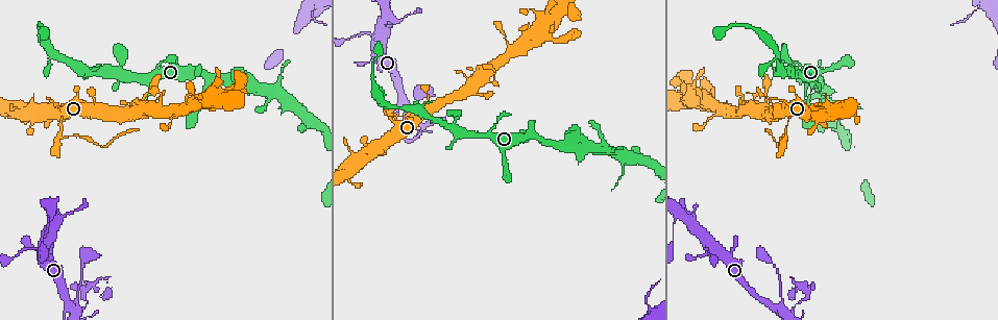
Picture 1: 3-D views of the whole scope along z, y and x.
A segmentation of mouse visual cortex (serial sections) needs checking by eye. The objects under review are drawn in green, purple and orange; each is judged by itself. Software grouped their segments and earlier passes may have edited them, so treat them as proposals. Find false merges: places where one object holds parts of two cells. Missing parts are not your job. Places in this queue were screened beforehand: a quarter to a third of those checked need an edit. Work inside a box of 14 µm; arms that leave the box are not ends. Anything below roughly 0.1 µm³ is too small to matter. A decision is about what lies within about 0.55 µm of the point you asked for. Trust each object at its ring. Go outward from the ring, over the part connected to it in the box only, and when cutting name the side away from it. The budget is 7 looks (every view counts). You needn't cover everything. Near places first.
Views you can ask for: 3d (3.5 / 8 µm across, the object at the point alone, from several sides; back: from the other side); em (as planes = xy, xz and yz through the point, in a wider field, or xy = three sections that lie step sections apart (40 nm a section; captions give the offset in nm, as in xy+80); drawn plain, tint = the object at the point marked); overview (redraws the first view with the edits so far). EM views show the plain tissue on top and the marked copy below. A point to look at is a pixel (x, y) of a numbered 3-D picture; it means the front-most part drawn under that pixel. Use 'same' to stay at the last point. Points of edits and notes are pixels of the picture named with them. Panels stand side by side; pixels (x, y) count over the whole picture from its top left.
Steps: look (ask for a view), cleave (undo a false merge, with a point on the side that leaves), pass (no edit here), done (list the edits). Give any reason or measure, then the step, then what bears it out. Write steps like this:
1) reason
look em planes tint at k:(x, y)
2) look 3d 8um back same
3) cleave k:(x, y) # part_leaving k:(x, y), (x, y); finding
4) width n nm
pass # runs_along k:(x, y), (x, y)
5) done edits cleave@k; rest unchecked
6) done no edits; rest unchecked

narrows sharply
look 3d 8um at 1:(395, 114)

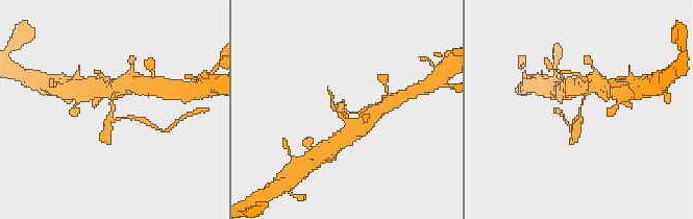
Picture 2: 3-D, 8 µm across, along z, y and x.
now the EM
look em planes tint at 2:(581, 104)

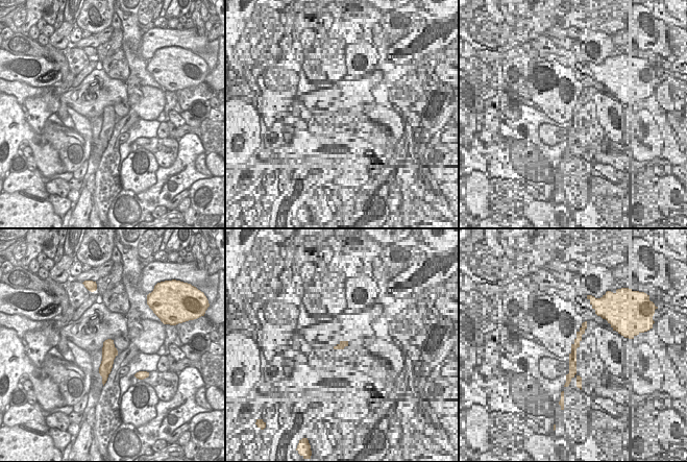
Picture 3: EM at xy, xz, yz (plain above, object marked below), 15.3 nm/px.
cleave 2:(577, 123) # part_leaving 2:(580, 107), (580, 117), (570, 144); a second cell is stuck on

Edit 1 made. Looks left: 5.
look overview

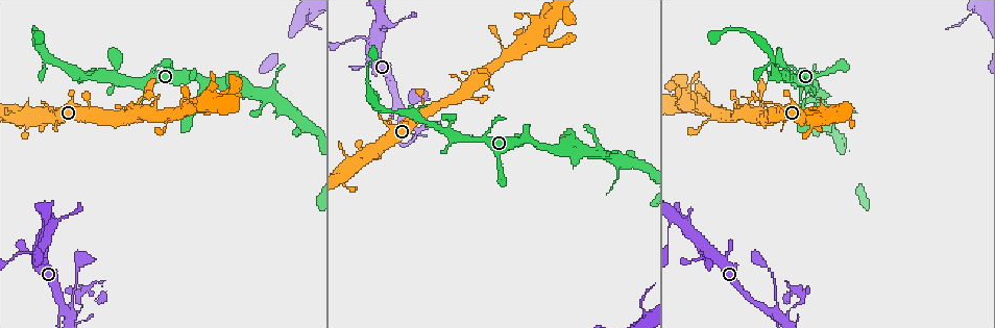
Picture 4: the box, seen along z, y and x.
look 3d 3.5um back at 4:(705, 247)

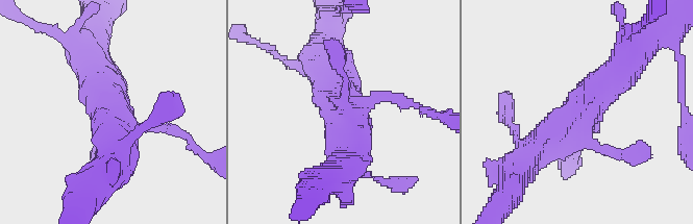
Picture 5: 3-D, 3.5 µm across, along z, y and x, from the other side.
look em xy step 5 tint at 5:(571, 119)

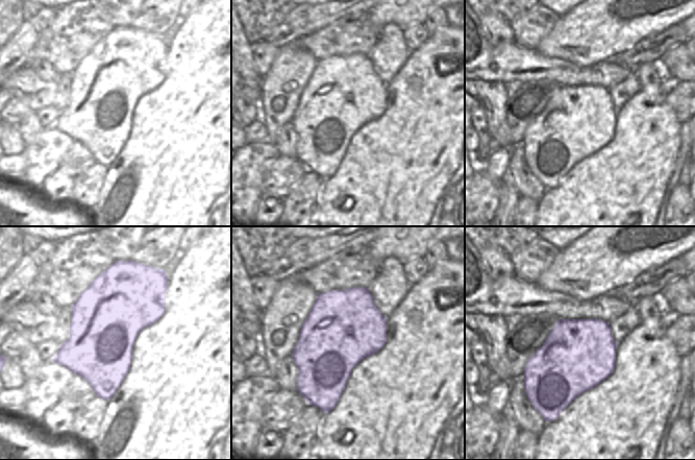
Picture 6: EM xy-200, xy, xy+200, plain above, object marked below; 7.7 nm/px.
look em xy step 2 tint same

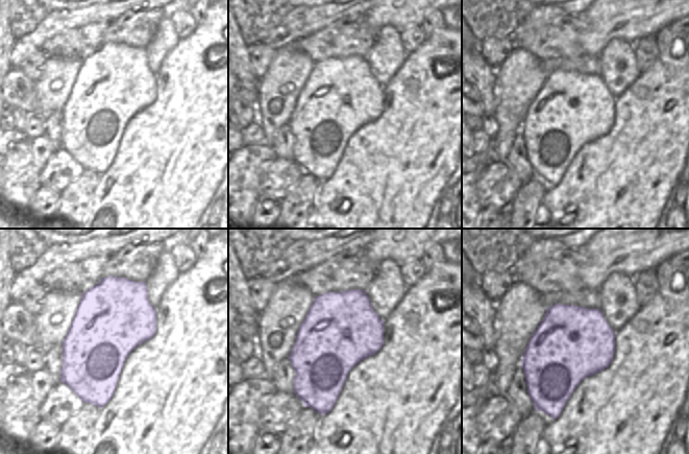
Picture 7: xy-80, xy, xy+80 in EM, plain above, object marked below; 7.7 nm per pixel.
pass # runs_along 5:(518, 165), (617, 72); continuous, no second cell

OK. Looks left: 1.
done edits cleave@2; rest unchecked

